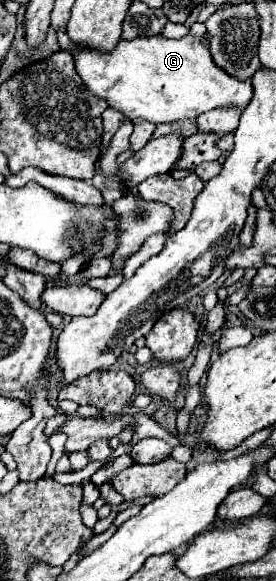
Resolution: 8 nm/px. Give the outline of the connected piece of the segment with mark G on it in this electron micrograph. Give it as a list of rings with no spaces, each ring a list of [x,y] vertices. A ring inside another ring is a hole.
[[[195,23],[189,33],[183,39],[165,39],[161,35],[153,37],[135,37],[135,39],[119,39],[113,51],[97,51],[77,45],[71,55],[75,59],[75,71],[83,79],[83,83],[99,97],[107,99],[111,107],[123,109],[129,119],[141,117],[145,121],[155,123],[171,123],[179,119],[197,119],[205,109],[217,109],[217,107],[229,107],[239,105],[245,109],[253,97],[253,89],[249,81],[239,81],[235,77],[227,77],[223,69],[213,65],[209,49],[203,45],[205,25]]]

